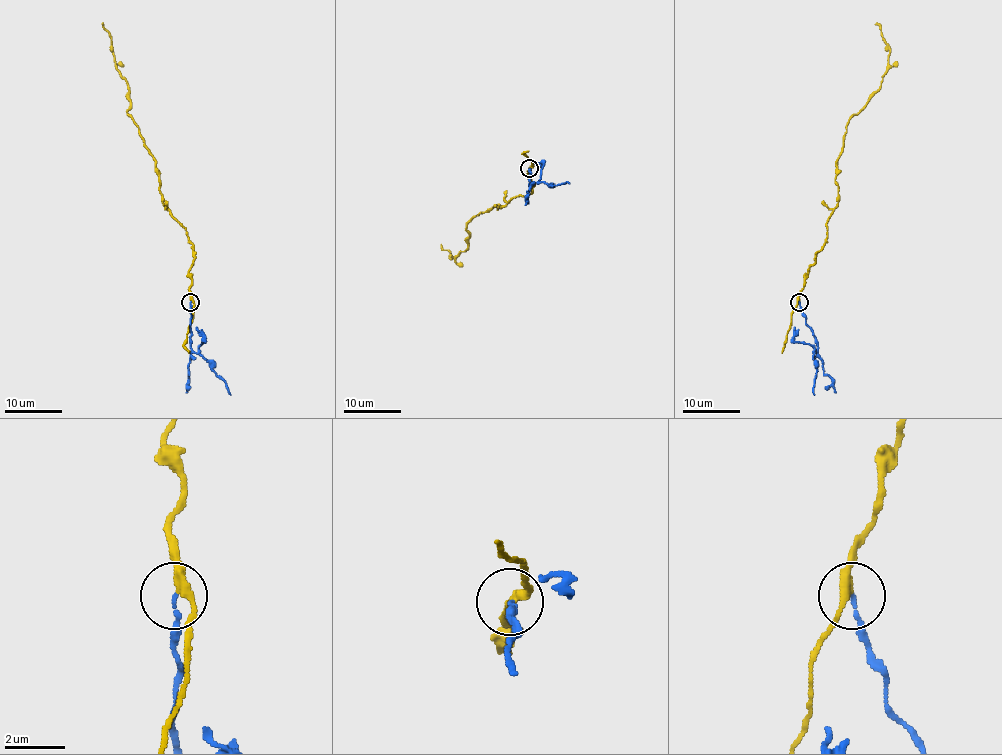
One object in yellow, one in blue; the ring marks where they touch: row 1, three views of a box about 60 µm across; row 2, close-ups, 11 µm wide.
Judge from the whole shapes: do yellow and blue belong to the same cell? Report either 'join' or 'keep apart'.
keep apart

